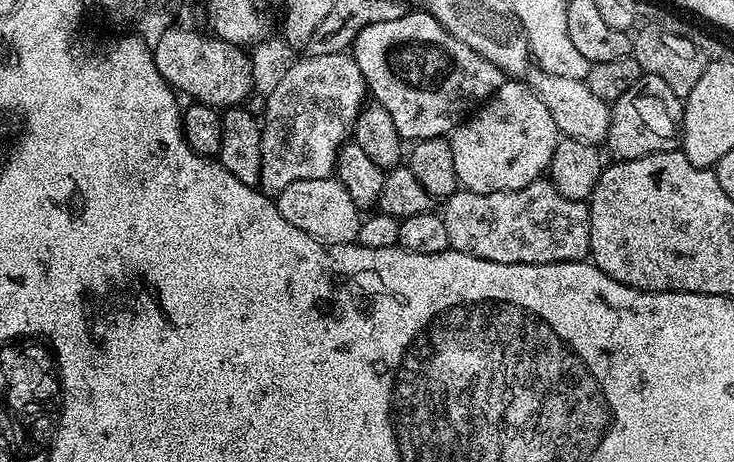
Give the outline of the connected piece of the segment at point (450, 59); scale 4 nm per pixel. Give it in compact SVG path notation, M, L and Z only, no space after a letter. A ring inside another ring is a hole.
M408 10L404 17L392 22L366 26L350 47L350 55L358 62L371 99L386 106L398 134L406 142L447 137L452 129L473 110L490 99L504 85L504 71L494 62L486 62L478 50L470 50L466 42L458 42L429 12Z

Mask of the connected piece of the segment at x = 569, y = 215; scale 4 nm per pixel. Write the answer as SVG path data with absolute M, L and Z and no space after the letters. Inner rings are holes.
M541 178L522 186L522 190L506 190L494 194L478 194L457 190L443 201L442 215L446 234L450 234L449 249L465 252L474 258L503 264L570 264L580 262L589 255L590 214L583 200L562 198L551 180Z

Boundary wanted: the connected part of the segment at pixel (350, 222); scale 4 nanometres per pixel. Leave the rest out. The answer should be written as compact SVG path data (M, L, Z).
M332 176L290 182L290 186L283 188L275 197L275 201L286 222L298 226L298 230L306 230L310 238L321 240L326 245L351 244L360 229L361 209L357 208L354 198L346 194L346 186Z

